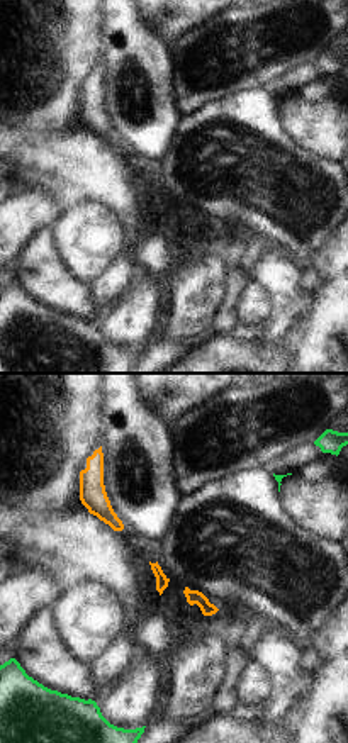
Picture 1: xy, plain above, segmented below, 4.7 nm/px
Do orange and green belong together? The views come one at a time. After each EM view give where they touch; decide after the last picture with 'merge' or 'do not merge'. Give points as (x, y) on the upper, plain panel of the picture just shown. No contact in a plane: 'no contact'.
no contact

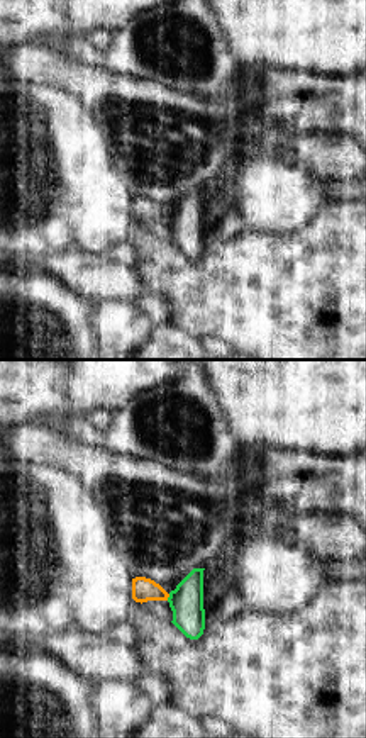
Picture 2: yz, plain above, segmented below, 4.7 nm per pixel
meets orange at (168, 216)

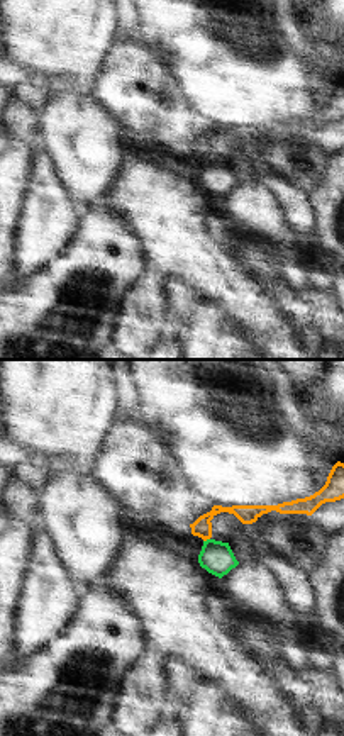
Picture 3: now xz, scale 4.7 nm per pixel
meets orange at (205, 160)

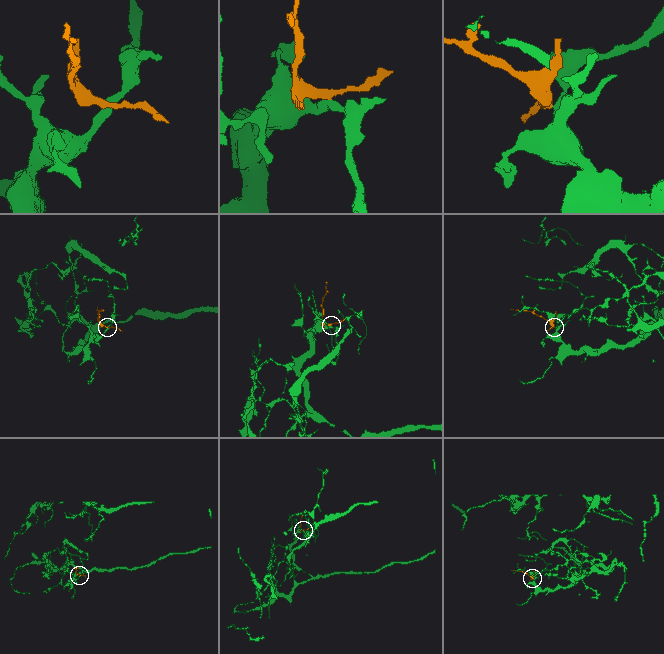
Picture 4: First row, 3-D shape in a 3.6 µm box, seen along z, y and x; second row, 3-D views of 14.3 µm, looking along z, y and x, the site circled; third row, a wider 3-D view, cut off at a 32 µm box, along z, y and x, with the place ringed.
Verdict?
do not merge

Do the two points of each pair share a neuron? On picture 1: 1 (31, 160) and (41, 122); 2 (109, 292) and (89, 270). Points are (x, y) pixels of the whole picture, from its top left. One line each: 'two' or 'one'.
1: two
2: two

